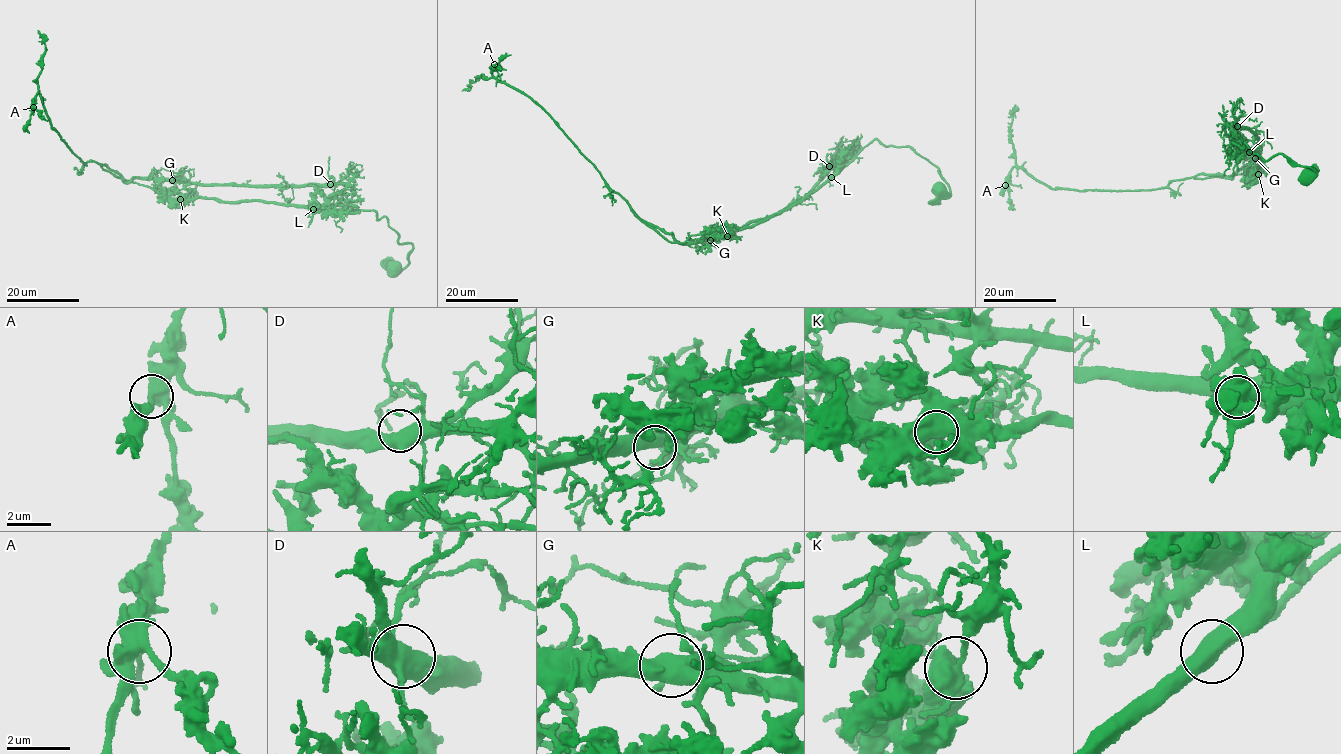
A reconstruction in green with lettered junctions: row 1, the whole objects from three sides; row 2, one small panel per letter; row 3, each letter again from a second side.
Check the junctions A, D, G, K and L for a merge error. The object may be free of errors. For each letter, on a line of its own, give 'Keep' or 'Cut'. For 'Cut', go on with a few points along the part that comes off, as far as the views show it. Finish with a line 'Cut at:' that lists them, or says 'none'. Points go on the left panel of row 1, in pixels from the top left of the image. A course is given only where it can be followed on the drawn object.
A: Keep
D: Keep
G: Keep
K: Cut. Course of the part to remove: (180, 199), (196, 184), (122, 182), (103, 164), (82, 161), (52, 129), (39, 91), (45, 50), (37, 30)
L: Keep
Cut at: K

